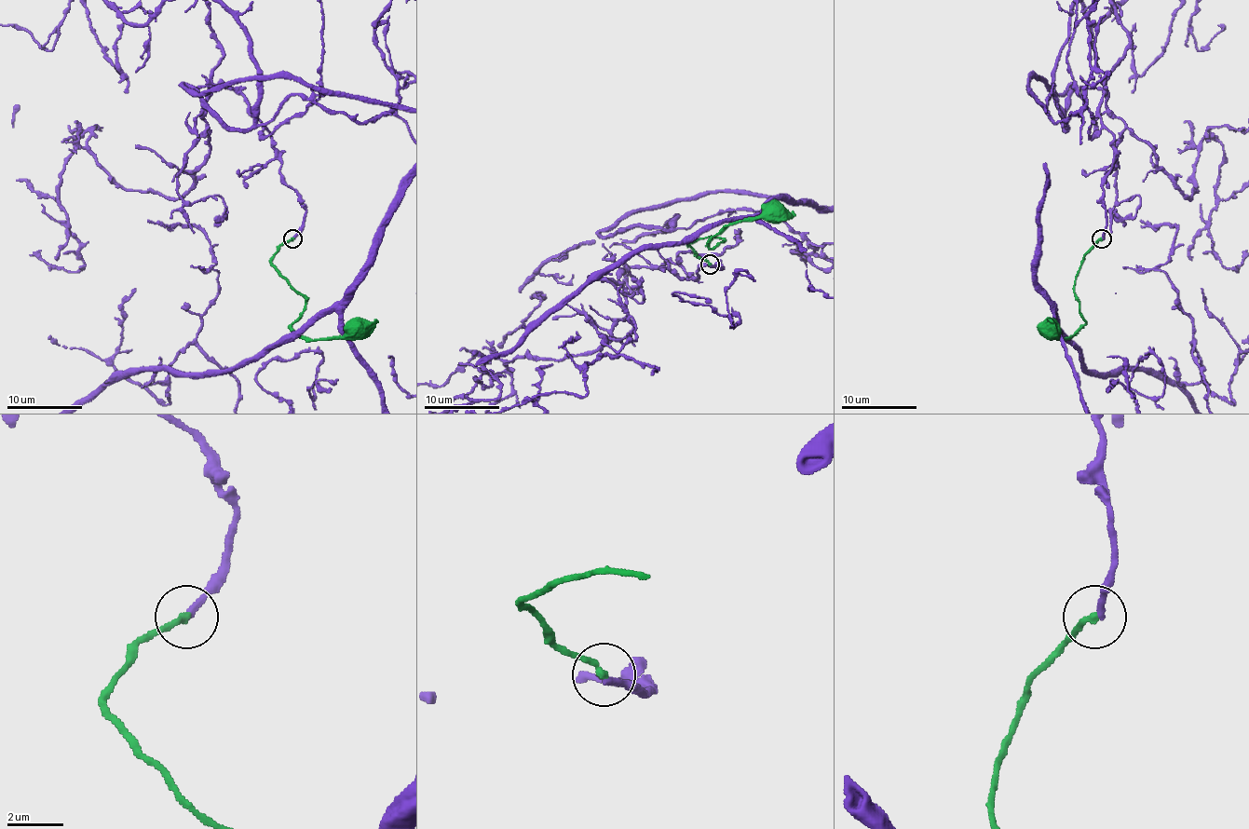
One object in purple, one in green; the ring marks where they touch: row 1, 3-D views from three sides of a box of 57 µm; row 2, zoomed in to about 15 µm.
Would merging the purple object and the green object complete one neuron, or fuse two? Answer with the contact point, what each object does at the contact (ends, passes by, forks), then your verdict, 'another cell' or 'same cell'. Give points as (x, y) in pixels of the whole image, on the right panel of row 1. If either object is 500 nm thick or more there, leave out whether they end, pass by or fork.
at (1101, 238); purple ends there; green ends there; another cell

